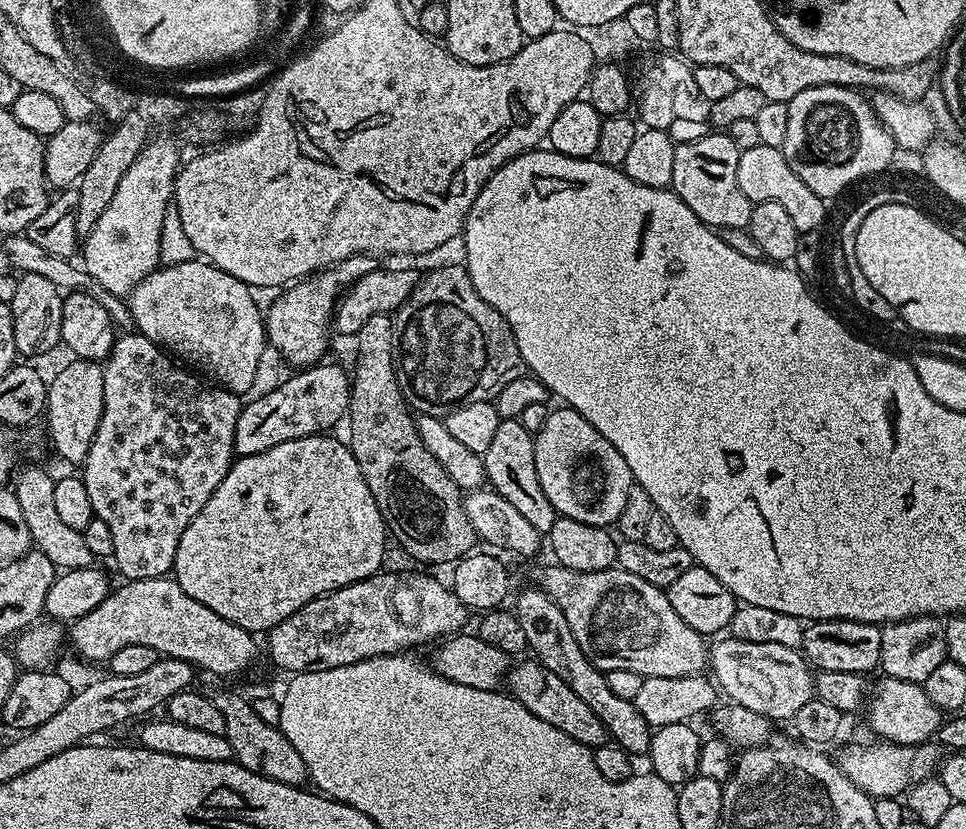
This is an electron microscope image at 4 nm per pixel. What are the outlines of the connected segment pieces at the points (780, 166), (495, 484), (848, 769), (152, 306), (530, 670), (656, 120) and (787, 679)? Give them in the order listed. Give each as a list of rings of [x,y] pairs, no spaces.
[[[760,143],[754,146],[754,150],[746,150],[740,153],[738,158],[738,190],[746,194],[746,198],[753,204],[762,202],[778,202],[790,213],[796,228],[812,228],[814,224],[822,224],[824,215],[830,212],[830,208],[824,204],[825,197],[814,194],[794,170],[790,170],[790,162],[786,162],[783,151],[779,148],[771,148]]]
[[[519,419],[501,420],[498,431],[490,441],[490,450],[482,453],[484,474],[493,492],[506,498],[541,534],[546,534],[554,526],[558,513],[550,506],[550,498],[546,498],[546,490],[542,490],[542,482],[538,482],[538,466],[534,466],[533,433],[522,426]]]
[[[872,743],[876,744],[848,744],[834,756],[842,774],[846,774],[846,778],[850,778],[850,782],[854,782],[854,786],[862,789],[867,796],[873,798],[903,797],[908,789],[922,780],[929,779],[937,771],[937,749],[931,743],[917,745]]]
[[[203,258],[195,259],[172,264],[169,268],[161,266],[146,278],[142,278],[138,286],[134,286],[134,290],[126,297],[132,323],[141,336],[150,338],[185,365],[193,369],[201,368],[196,370],[205,377],[213,376],[217,385],[227,388],[230,392],[245,394],[244,392],[251,390],[252,383],[260,372],[260,359],[264,356],[264,348],[266,349],[262,308],[256,305],[256,300],[252,297],[255,296],[253,289],[234,278],[234,274],[226,274],[226,270]]]
[[[535,658],[524,659],[516,662],[521,664],[511,665],[506,681],[507,691],[515,700],[522,702],[526,710],[530,710],[530,714],[542,718],[542,722],[550,722],[550,726],[562,730],[562,734],[574,738],[587,748],[595,750],[600,745],[609,743],[608,731],[598,714],[594,714],[594,710],[590,710],[590,706],[586,706],[586,702],[582,702],[582,698],[578,698],[578,694],[574,694],[574,690],[570,690],[570,686],[566,686],[566,682],[558,678],[558,674],[554,674],[554,670],[546,670],[546,666],[542,666]]]
[[[657,52],[654,56],[646,57],[636,70],[632,80],[633,101],[639,121],[647,128],[667,131],[670,124],[679,120],[707,121],[711,117],[711,101],[702,97],[695,85],[693,67],[683,57],[670,52]]]
[[[733,636],[721,637],[720,641],[709,647],[709,667],[717,687],[728,696],[731,703],[745,706],[756,714],[762,714],[773,722],[791,721],[801,706],[815,697],[815,675],[803,653],[799,649],[774,642],[746,642]]]

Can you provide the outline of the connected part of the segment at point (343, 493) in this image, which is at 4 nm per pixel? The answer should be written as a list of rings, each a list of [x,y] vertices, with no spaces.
[[[332,434],[294,438],[290,442],[270,446],[270,450],[233,459],[226,478],[218,482],[218,490],[210,494],[210,502],[206,502],[206,506],[198,510],[194,522],[186,526],[178,542],[174,579],[182,586],[182,590],[186,590],[186,594],[190,594],[190,598],[194,598],[194,602],[202,602],[202,606],[210,606],[214,614],[222,614],[222,618],[242,626],[247,632],[264,634],[274,626],[278,626],[278,622],[290,618],[290,614],[302,610],[302,606],[306,606],[306,602],[310,602],[315,596],[327,596],[329,592],[375,576],[385,567],[384,536],[386,540],[384,519],[374,502],[374,494],[370,494],[370,486],[366,486],[366,478],[362,478],[362,470],[358,470],[358,462],[347,443],[343,439],[335,440]]]

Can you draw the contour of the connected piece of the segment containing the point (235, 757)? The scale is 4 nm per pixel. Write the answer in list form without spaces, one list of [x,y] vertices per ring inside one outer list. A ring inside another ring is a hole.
[[[215,692],[211,693],[214,706],[222,710],[224,719],[224,737],[232,747],[232,760],[241,764],[246,770],[250,770],[259,776],[270,778],[274,782],[289,784],[295,788],[301,787],[308,780],[306,762],[302,762],[302,754],[294,750],[290,738],[286,738],[279,727],[267,725],[258,718],[255,713],[253,701],[236,692]]]

